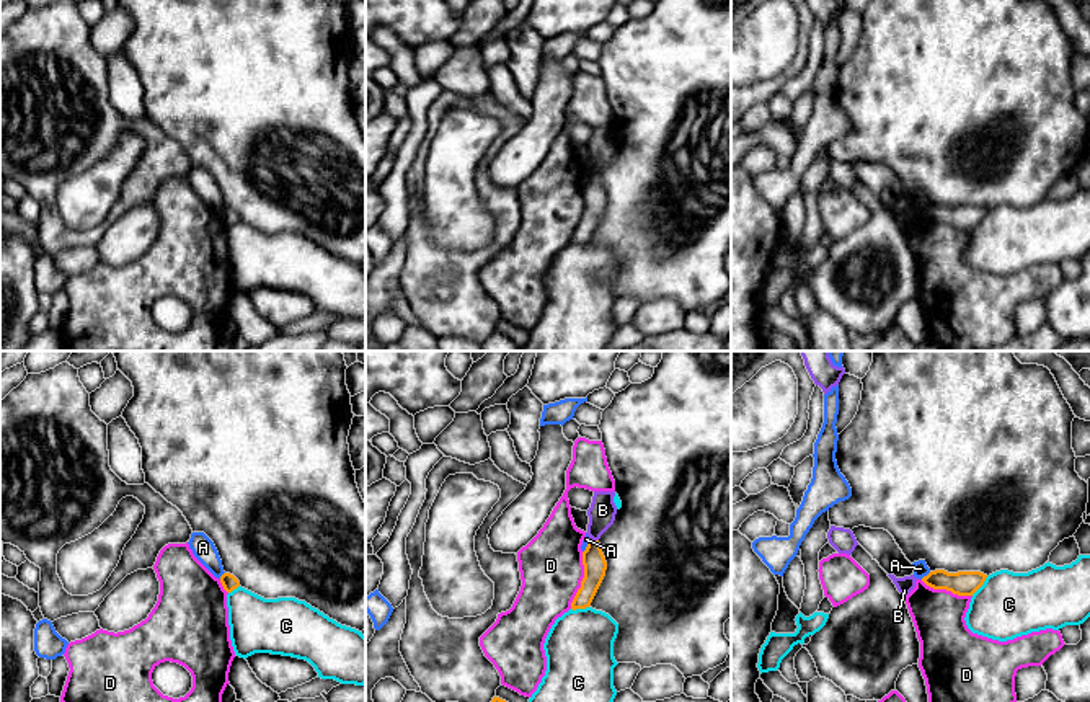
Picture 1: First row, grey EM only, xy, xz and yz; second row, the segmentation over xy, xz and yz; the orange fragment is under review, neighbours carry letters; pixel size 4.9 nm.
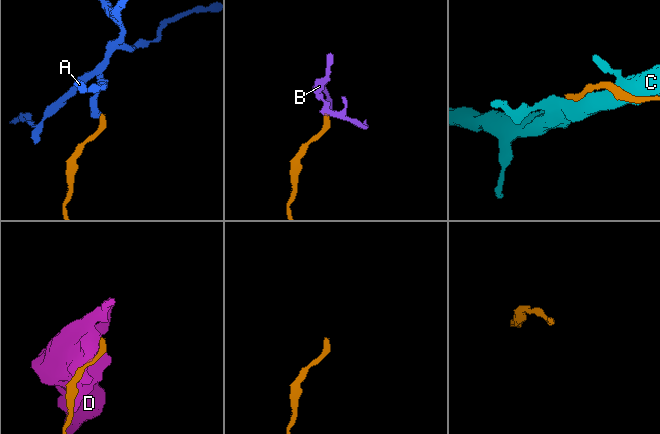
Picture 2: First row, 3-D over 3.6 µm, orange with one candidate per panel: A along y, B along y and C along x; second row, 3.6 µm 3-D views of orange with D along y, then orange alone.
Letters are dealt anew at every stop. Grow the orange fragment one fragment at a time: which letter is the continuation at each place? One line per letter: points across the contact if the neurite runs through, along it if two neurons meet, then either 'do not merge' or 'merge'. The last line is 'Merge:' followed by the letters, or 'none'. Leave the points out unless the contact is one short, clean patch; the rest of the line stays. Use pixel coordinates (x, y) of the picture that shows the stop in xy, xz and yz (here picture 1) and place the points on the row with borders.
A: border along yz (930, 572), (921, 578); do not merge
B: runs through xz (594, 562), (594, 541), (594, 529), (602, 510); merge
C: do not merge
D: do not merge
Merge: B

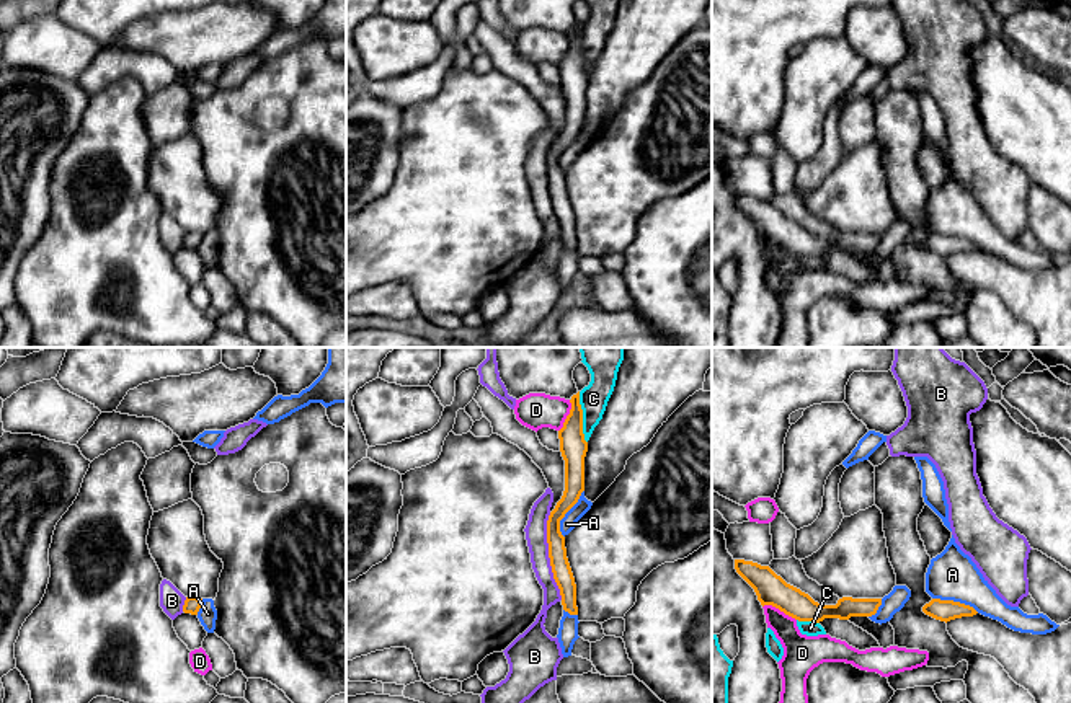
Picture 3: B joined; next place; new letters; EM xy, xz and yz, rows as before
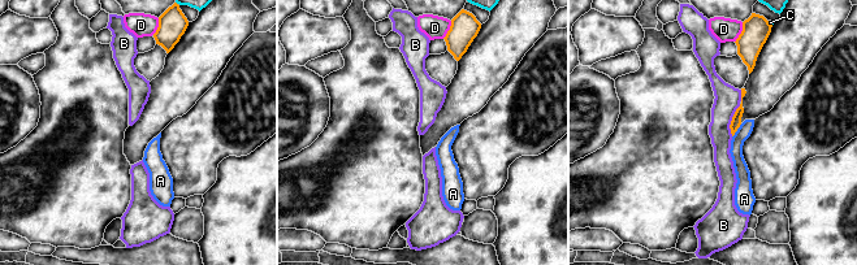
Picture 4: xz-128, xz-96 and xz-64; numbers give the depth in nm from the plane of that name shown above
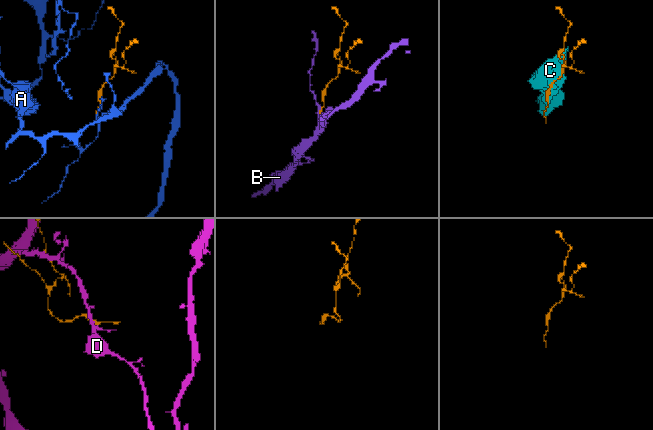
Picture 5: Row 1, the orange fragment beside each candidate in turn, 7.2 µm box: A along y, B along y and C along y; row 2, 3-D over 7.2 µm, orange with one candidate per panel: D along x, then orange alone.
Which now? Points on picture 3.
A: do not merge
B: do not merge
C: do not merge
D: border along yz (763, 605), (773, 605), (795, 620); do not merge
Merge: none

